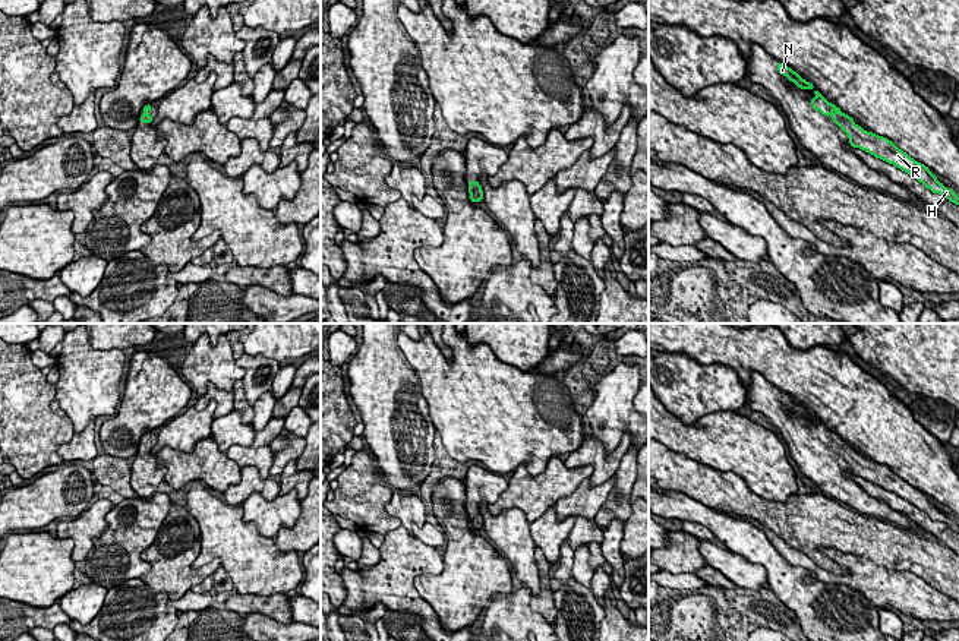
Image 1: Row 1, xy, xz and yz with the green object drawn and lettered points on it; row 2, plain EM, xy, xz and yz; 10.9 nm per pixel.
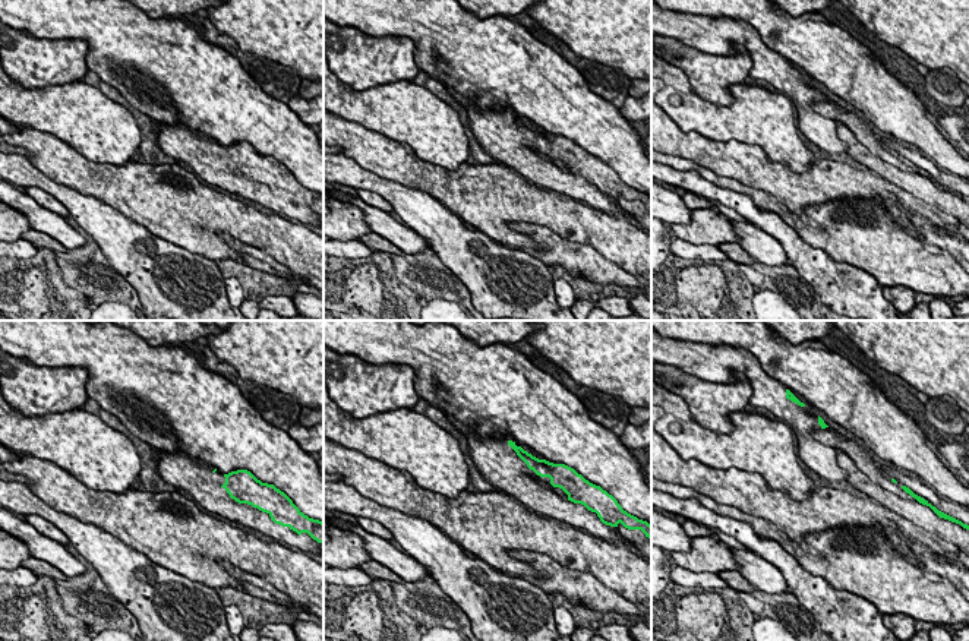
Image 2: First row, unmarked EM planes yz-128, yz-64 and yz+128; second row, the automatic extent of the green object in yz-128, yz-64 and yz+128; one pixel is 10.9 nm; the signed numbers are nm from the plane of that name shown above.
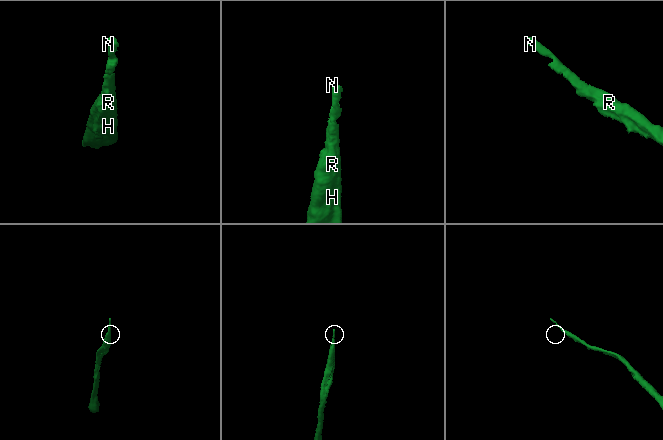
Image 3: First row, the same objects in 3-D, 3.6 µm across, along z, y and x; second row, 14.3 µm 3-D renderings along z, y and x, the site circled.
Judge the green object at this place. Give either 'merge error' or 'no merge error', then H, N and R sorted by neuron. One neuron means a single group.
no merge error | H N R

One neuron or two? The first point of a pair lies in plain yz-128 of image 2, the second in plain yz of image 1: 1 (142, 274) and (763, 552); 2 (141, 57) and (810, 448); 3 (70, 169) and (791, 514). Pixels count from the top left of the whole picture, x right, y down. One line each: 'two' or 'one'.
1: one
2: two
3: one

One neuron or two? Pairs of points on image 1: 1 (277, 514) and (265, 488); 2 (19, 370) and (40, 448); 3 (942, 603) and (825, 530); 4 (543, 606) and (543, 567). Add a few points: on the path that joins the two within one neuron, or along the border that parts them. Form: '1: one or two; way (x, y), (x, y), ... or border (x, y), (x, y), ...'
1: two; border (278, 493), (271, 499), (251, 493), (240, 504)
2: one; way (19, 390), (19, 416), (27, 429)
3: two; border (851, 553), (917, 575)
4: one; way (543, 596), (543, 577)

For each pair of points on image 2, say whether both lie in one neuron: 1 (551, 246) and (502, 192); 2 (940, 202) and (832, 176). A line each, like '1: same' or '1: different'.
1: different
2: different

